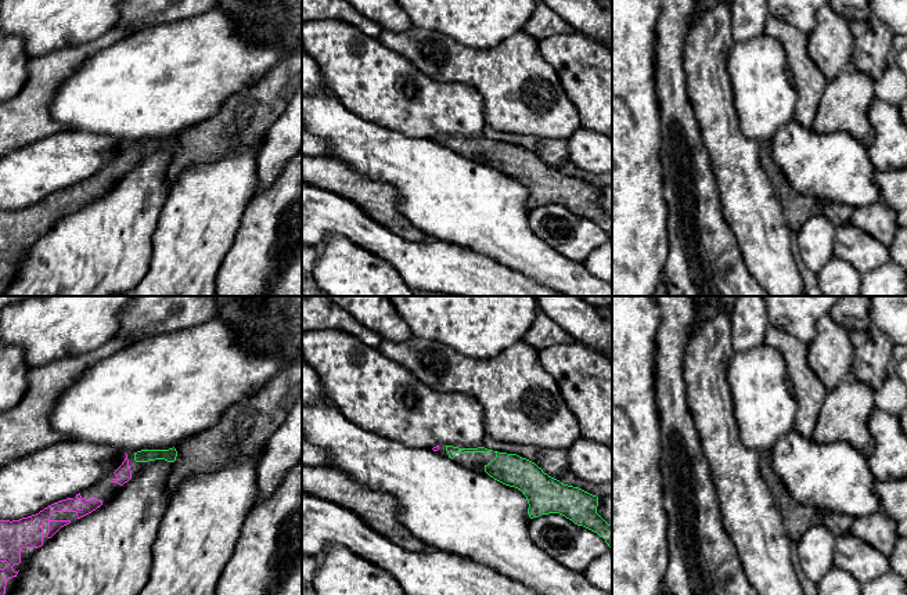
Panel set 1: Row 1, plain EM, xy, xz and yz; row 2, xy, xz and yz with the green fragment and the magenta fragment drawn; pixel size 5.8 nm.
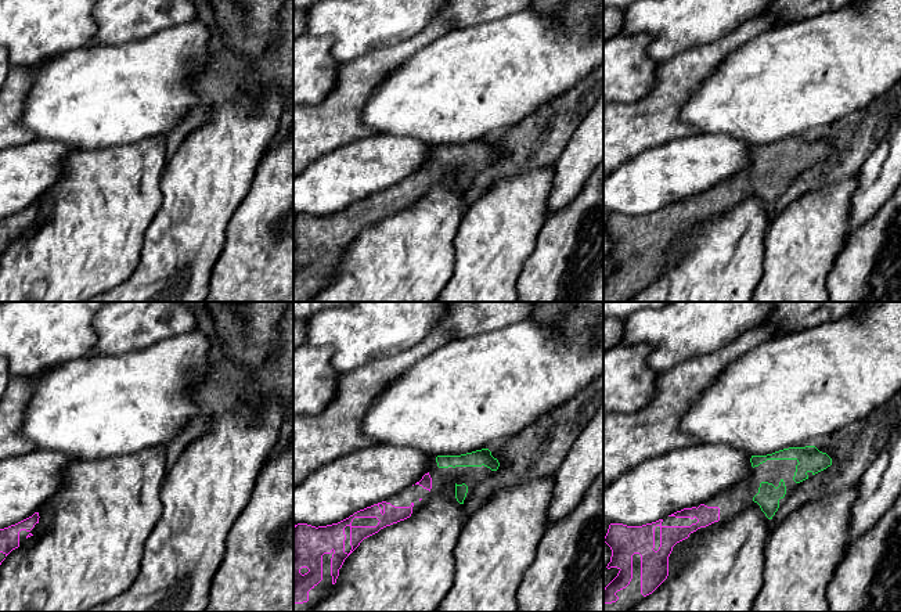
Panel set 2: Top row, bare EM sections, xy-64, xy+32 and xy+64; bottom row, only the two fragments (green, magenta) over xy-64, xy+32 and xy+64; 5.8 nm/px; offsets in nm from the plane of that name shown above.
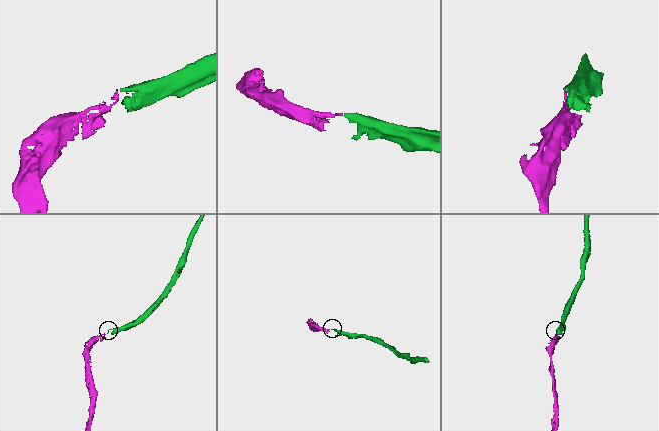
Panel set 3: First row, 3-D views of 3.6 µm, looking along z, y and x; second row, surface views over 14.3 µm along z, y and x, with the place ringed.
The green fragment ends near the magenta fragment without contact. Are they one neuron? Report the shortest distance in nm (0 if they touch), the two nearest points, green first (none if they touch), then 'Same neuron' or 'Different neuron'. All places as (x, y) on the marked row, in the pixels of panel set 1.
Distance 40 nm. Across: xy (135, 460), (128, 460). Same neuron

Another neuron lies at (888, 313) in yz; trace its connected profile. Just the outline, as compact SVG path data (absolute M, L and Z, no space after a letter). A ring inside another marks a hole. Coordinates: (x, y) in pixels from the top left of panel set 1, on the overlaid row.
M872 296L871 325L892 339L893 345L907 346L907 296Z

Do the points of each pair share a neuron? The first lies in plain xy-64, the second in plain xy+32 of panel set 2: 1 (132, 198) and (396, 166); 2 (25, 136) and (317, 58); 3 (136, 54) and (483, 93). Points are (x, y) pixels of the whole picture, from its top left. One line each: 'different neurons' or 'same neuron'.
1: different neurons
2: different neurons
3: same neuron

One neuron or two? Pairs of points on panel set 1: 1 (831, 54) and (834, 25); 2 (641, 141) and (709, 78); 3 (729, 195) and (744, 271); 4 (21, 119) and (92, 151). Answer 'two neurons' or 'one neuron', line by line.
1: one neuron
2: two neurons
3: one neuron
4: two neurons

